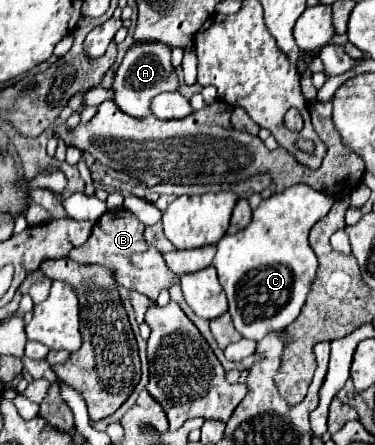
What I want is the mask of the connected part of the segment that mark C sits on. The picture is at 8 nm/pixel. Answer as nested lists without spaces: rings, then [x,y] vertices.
[[[298,183],[288,187],[284,193],[274,193],[272,197],[264,199],[254,211],[254,219],[246,229],[234,235],[224,235],[220,239],[220,243],[216,245],[218,251],[214,257],[214,267],[218,271],[220,285],[228,295],[228,313],[232,315],[232,323],[242,337],[260,341],[270,331],[288,327],[300,315],[300,309],[306,303],[318,271],[318,257],[312,253],[314,249],[308,243],[308,233],[312,225],[330,211],[332,203],[334,201],[328,195],[312,189],[310,185]]]

